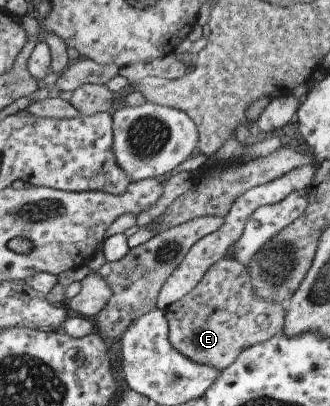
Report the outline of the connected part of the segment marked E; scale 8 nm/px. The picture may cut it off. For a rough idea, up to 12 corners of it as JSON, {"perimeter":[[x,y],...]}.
{"perimeter":[[240,261],[165,307],[172,347],[224,371],[283,333]]}

